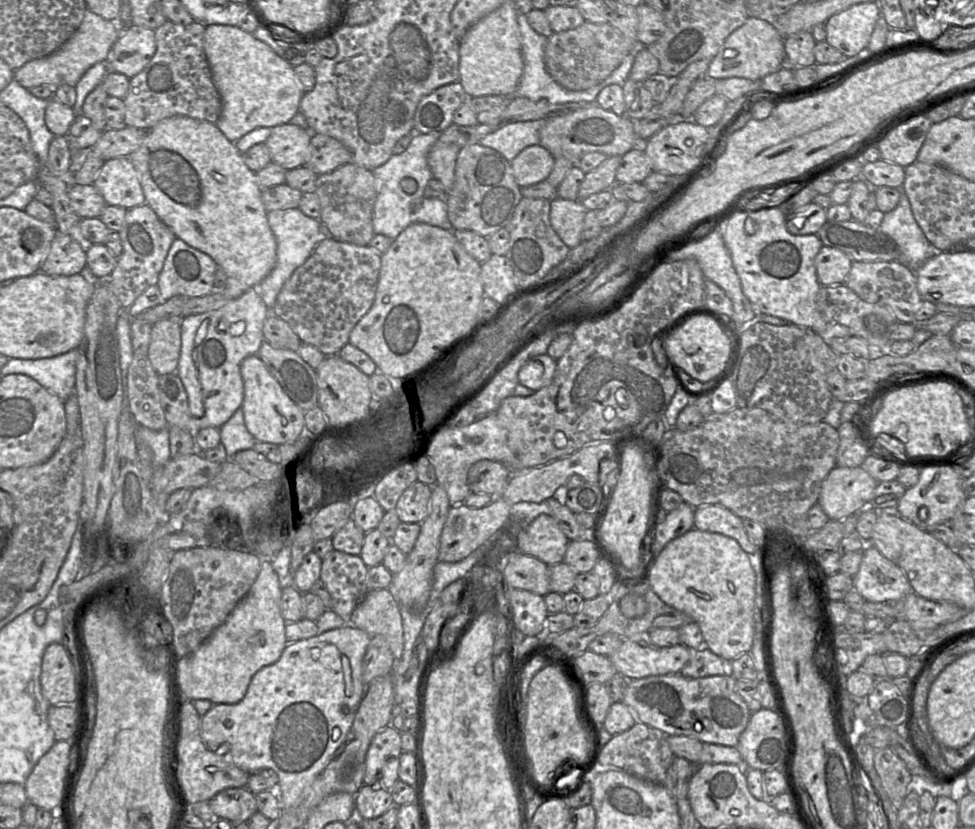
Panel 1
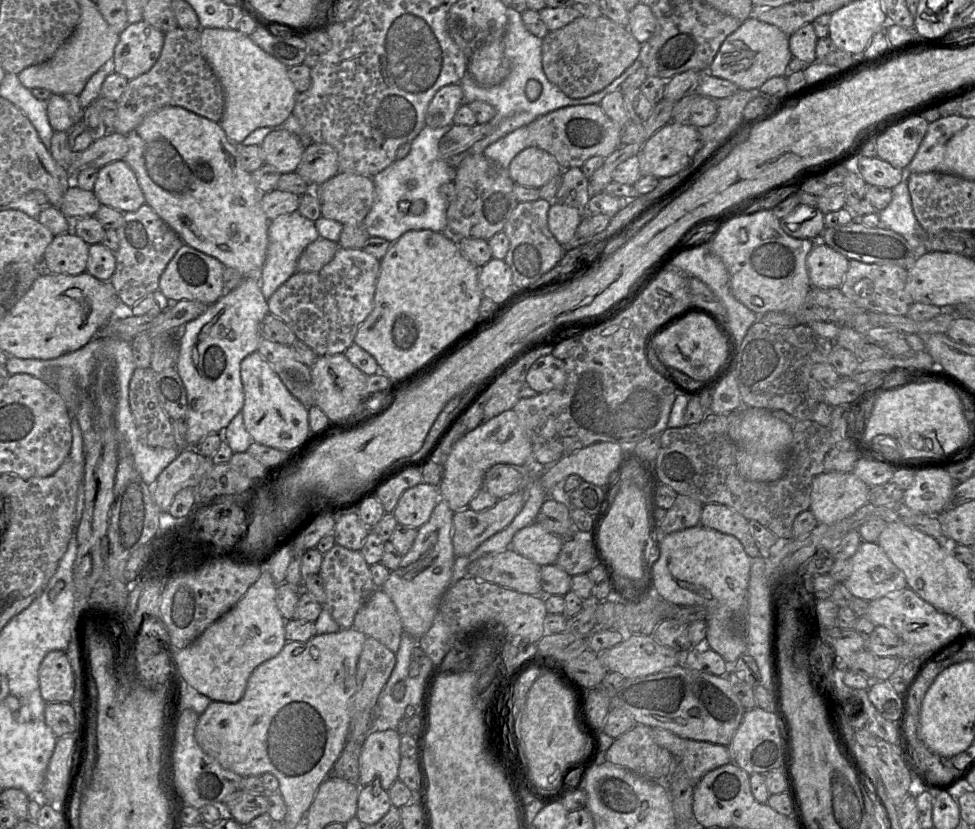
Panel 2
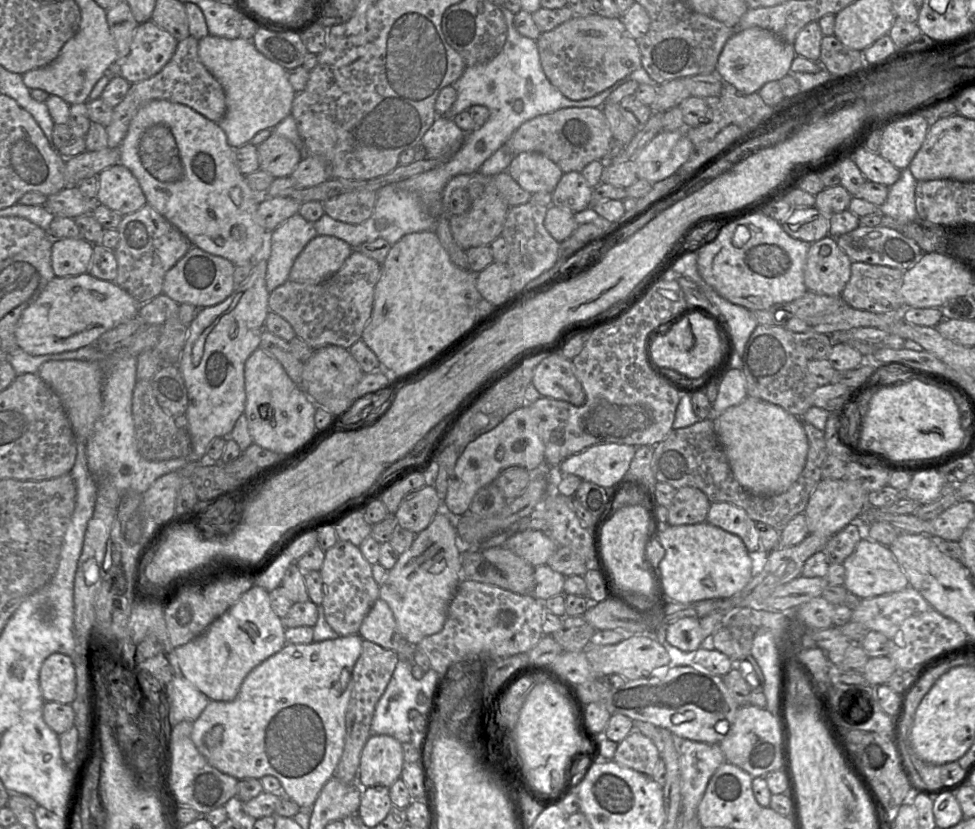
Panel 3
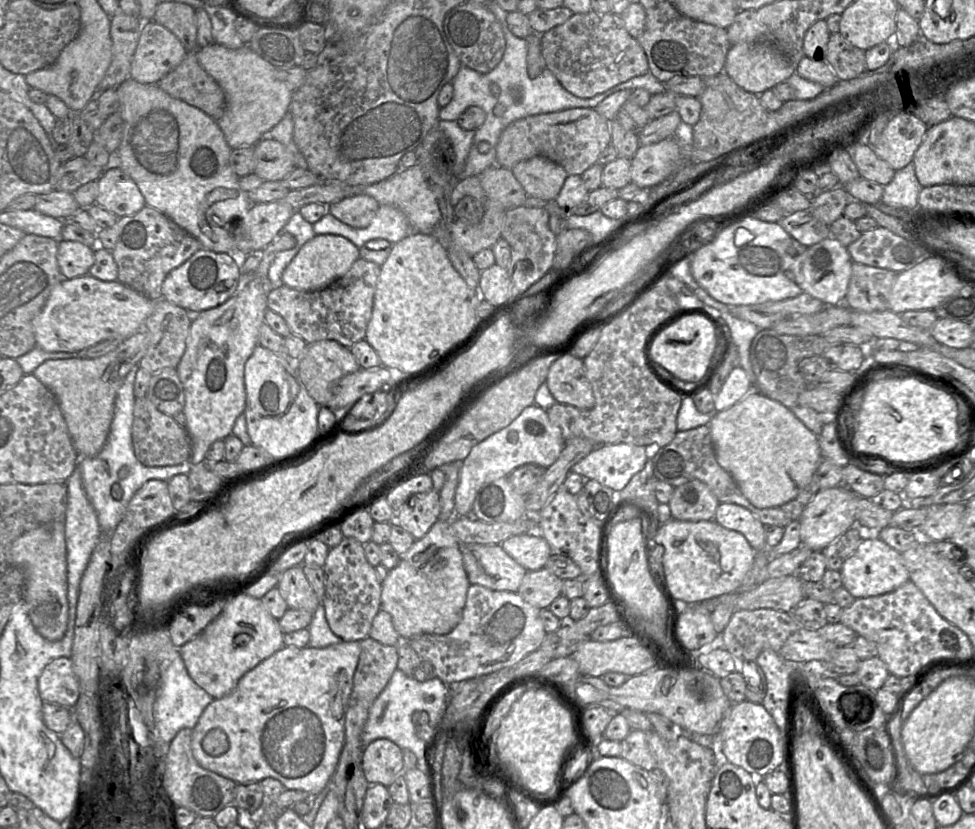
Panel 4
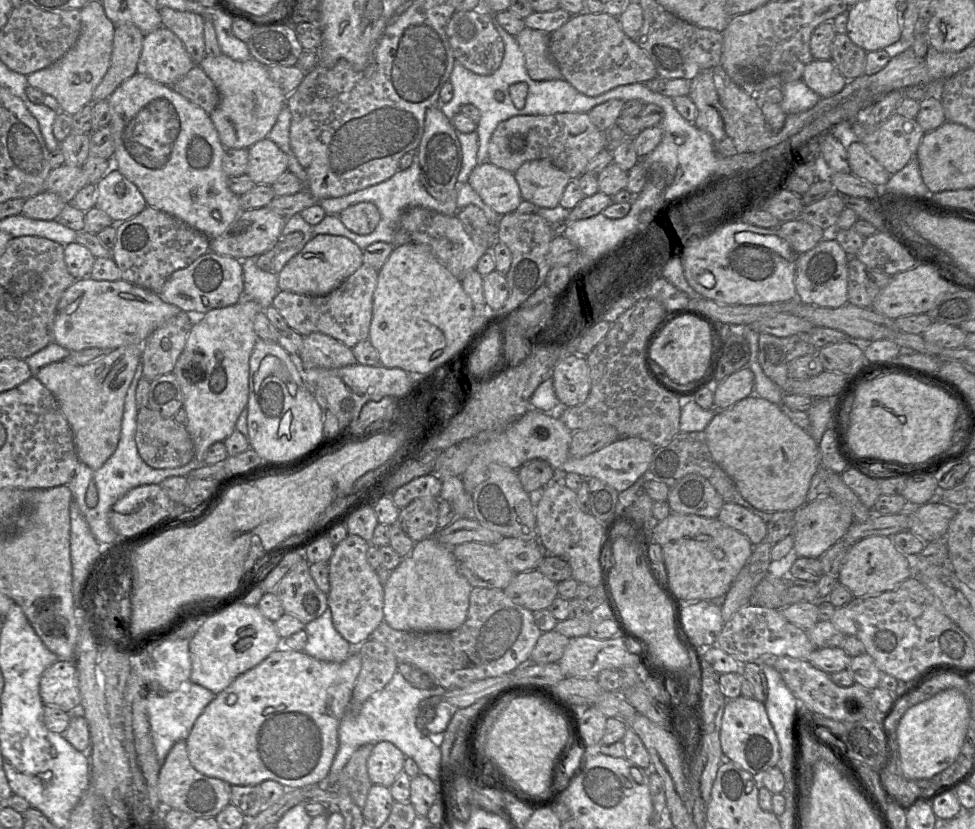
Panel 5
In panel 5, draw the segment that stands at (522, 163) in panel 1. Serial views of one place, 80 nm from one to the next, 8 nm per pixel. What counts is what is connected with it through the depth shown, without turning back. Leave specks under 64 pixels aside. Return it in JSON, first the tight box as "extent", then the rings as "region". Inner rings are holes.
{"extent":[514,160,571,208],"region":[[[531,160],[523,163],[514,177],[519,185],[522,200],[539,208],[555,208],[571,180],[562,170],[546,160]]]}

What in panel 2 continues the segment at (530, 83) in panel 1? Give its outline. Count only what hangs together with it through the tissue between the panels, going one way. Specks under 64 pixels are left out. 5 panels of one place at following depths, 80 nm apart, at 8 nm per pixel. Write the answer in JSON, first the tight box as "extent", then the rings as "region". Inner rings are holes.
{"extent":[451,7,642,167],"region":[[[507,7],[506,16],[507,27],[506,33],[504,34],[504,55],[509,63],[509,74],[500,84],[491,87],[478,84],[468,73],[459,82],[464,93],[464,104],[469,104],[473,101],[484,101],[495,108],[496,115],[492,120],[490,120],[492,131],[487,136],[473,144],[468,151],[451,160],[451,163],[453,163],[455,167],[458,166],[459,162],[465,155],[483,154],[484,150],[492,143],[520,127],[527,126],[543,115],[566,106],[600,104],[601,100],[608,93],[619,89],[620,85],[640,66],[642,66],[641,62],[637,58],[618,78],[613,80],[601,91],[585,98],[569,98],[556,85],[548,80],[543,71],[542,39],[533,35],[526,29],[522,21],[521,13]],[[529,80],[538,81],[542,87],[540,96],[534,101],[530,101],[525,94],[525,87]]]}

